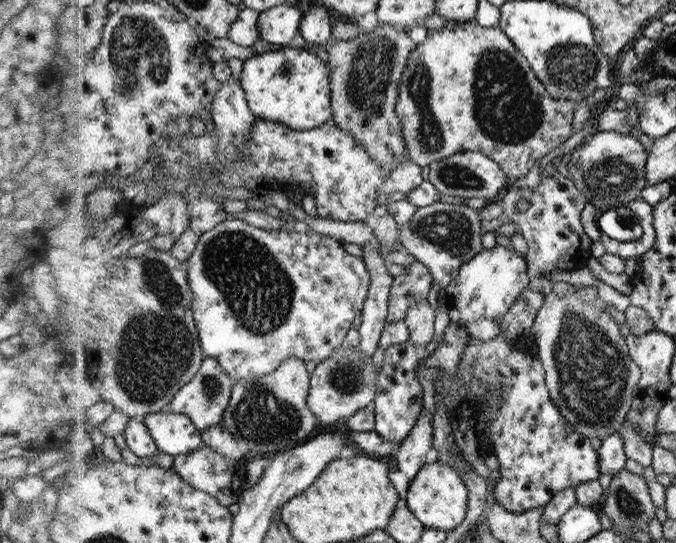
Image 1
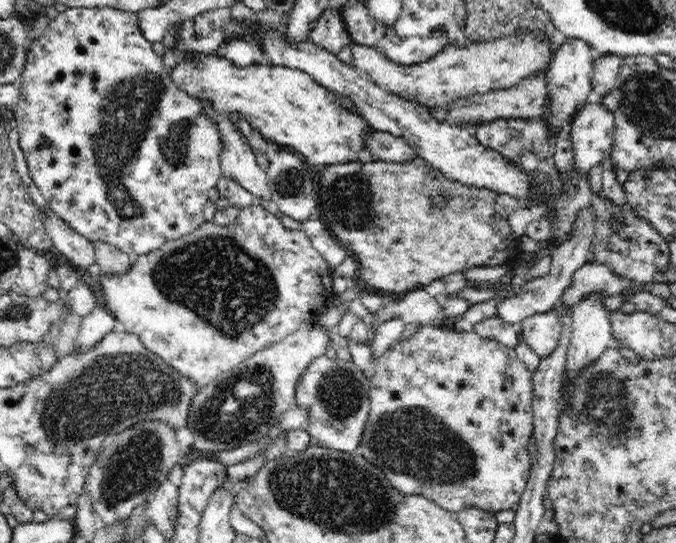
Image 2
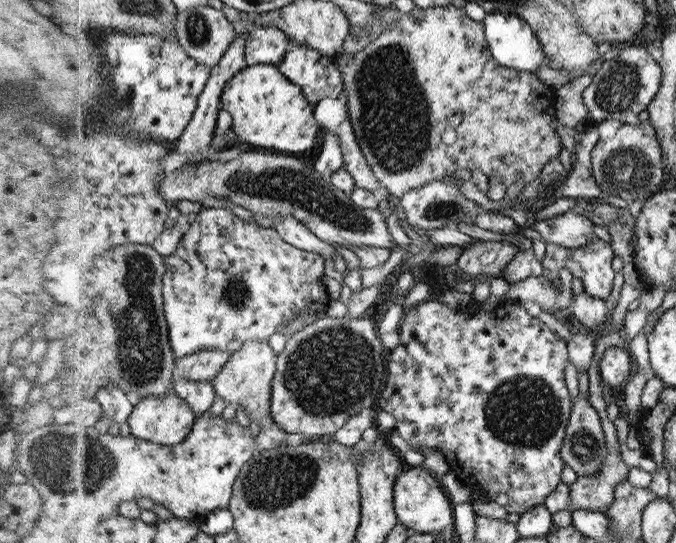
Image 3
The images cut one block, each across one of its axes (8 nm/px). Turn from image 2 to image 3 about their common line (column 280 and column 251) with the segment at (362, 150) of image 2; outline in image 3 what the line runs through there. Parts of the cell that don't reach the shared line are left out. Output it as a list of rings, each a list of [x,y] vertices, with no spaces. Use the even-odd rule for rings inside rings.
[[[258,64],[249,66],[237,74],[226,87],[222,95],[223,108],[234,116],[234,131],[242,143],[249,143],[256,149],[271,153],[293,155],[308,152],[320,139],[320,123],[316,117],[315,105],[306,98],[304,89],[294,84],[285,72],[276,64]]]

